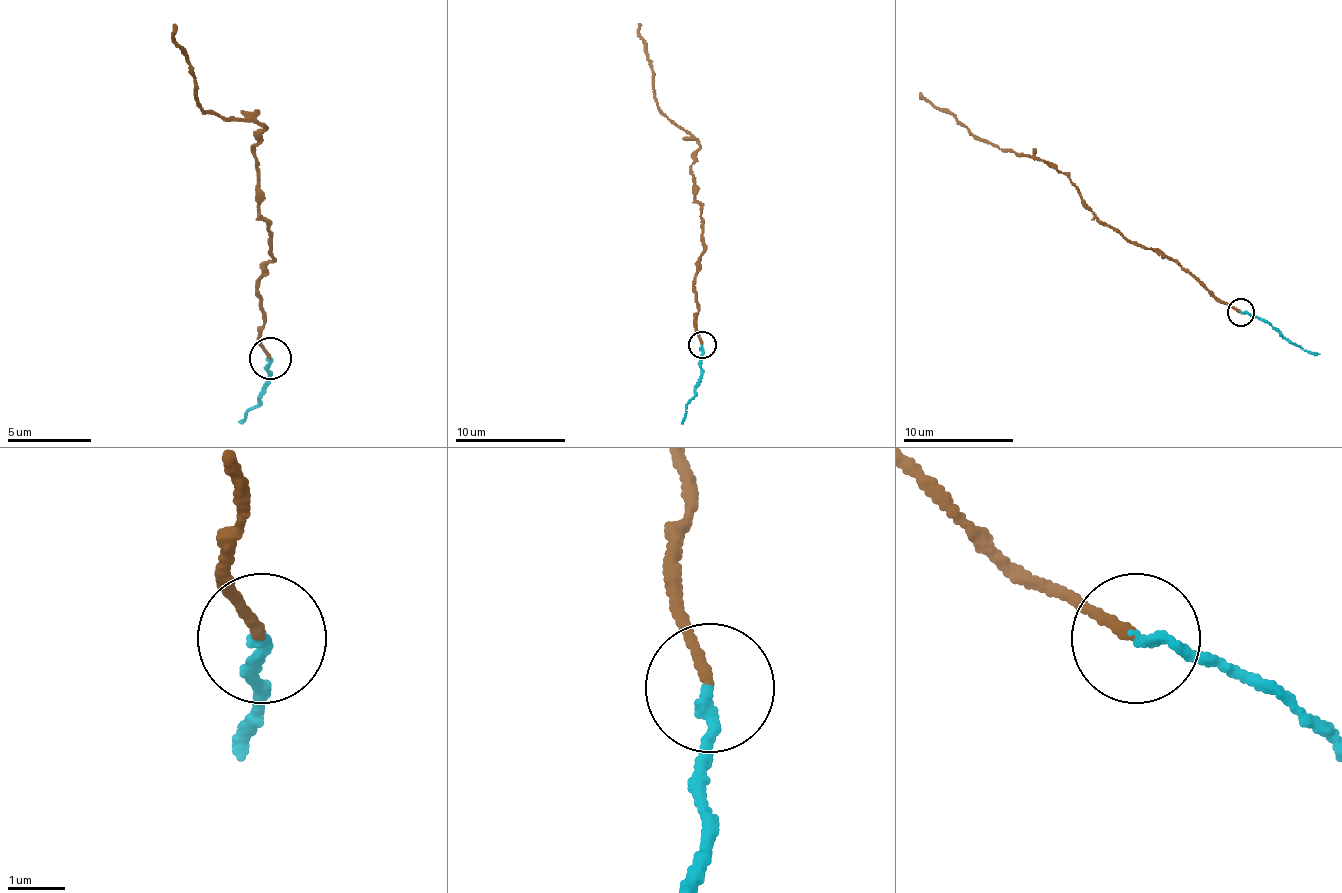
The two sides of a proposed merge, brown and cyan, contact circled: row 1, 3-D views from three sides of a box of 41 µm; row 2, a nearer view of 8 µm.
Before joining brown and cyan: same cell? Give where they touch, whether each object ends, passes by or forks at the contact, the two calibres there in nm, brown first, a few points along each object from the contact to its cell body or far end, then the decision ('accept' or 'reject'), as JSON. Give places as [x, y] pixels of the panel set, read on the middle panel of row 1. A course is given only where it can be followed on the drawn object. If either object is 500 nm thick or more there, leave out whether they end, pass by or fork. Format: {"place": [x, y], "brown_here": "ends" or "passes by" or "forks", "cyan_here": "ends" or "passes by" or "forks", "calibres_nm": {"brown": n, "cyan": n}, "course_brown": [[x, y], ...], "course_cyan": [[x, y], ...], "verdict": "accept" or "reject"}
{"place": [702, 345], "brown_here": "ends", "cyan_here": "ends", "calibres_nm": {"brown": 160, "cyan": 190}, "course_brown": [[703, 345], [694, 279], [703, 237], [692, 174], [700, 149], [653, 93], [653, 66], [639, 32], [642, 24]], "course_cyan": [[703, 345], [700, 384], [680, 423]], "verdict": "reject"}

